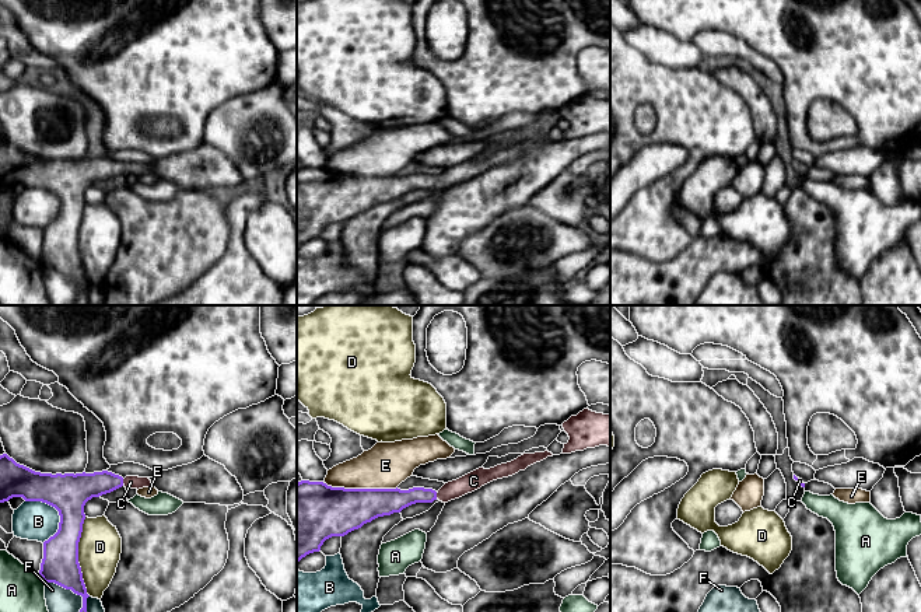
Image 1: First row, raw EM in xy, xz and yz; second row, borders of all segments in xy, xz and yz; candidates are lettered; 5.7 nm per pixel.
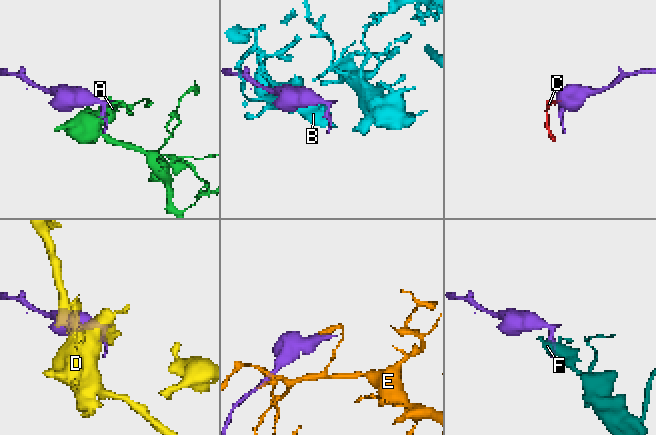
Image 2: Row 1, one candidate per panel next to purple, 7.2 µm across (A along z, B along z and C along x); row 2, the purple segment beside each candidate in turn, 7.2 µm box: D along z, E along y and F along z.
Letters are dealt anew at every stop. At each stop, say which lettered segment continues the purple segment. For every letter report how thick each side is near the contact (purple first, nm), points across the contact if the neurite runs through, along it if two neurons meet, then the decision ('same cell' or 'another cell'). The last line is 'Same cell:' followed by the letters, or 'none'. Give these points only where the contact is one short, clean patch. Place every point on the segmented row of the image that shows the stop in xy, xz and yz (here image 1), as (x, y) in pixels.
A: 220 nm thick on the purple side, 260 nm on the other; another cell
B: 220 nm thick on the purple side, 220 nm on the other; another cell
C: 170 nm thick on the purple side, 80 nm on the other; runs through xy (80, 488), (102, 482), (122, 482), (130, 482); same cell
D: 220 nm thick on the purple side, 240 nm on the other; another cell
E: 300 nm thick on the purple side, 260 nm on the other; another cell
F: 220 nm thick on the purple side, 140 nm on the other; another cell
Same cell: C

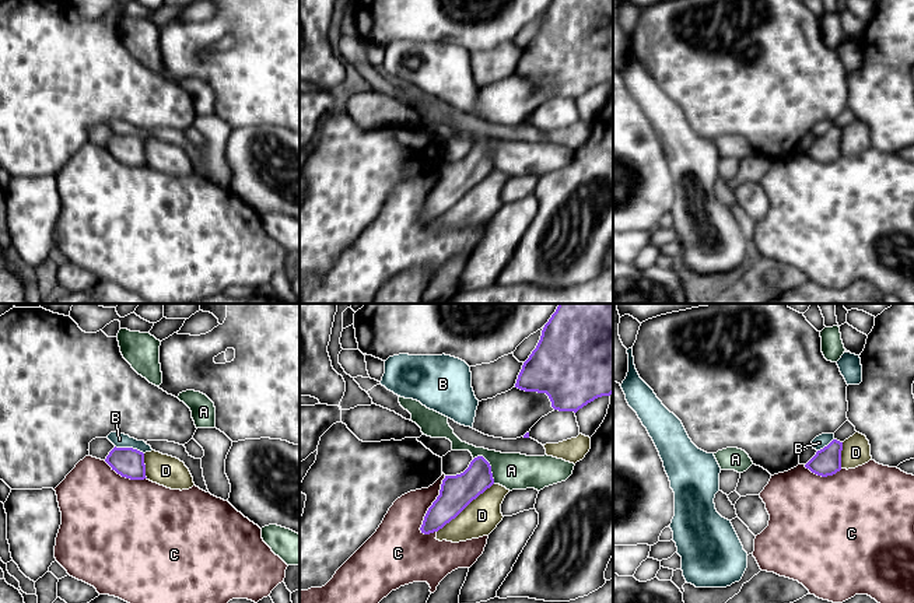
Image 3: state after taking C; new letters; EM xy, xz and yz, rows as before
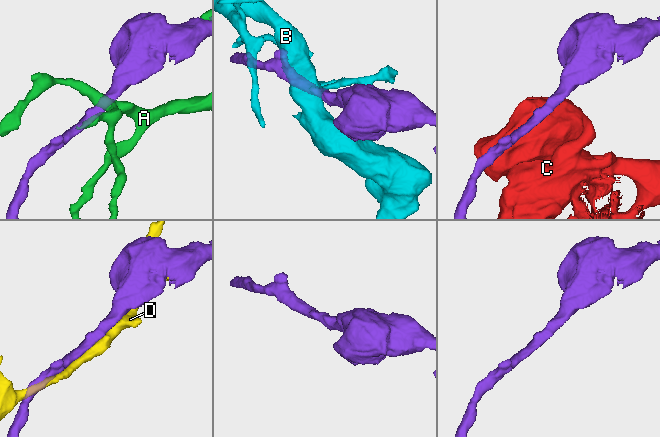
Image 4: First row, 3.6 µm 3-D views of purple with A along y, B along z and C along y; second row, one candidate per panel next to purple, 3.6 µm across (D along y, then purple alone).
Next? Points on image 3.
A: 190 nm thick on the purple side, 200 nm on the other; another cell
B: 170 nm thick on the purple side, 80 nm on the other; another cell
C: 190 nm thick on the purple side, 240 nm on the other; same cell
D: 190 nm thick on the purple side, 200 nm on the other; another cell
Same cell: C

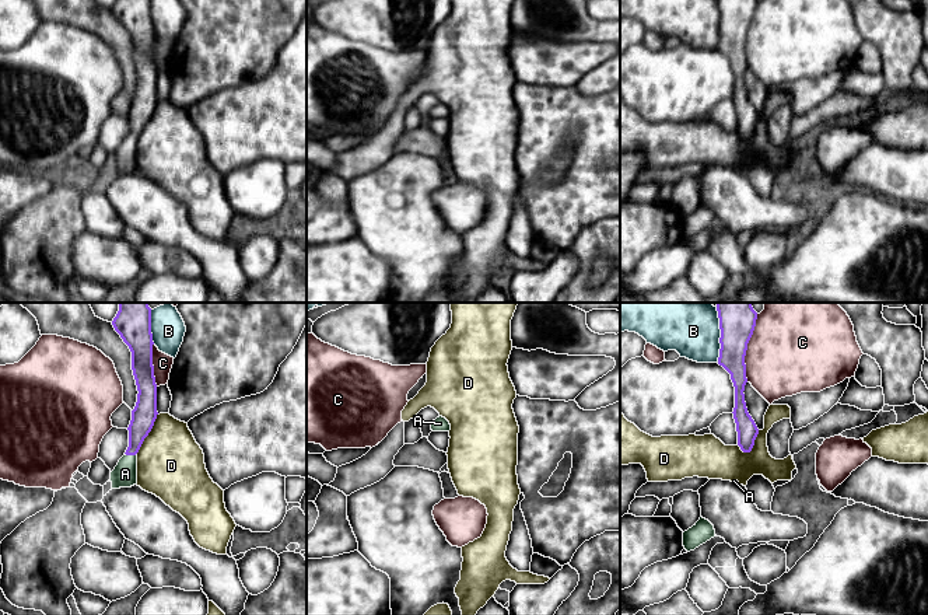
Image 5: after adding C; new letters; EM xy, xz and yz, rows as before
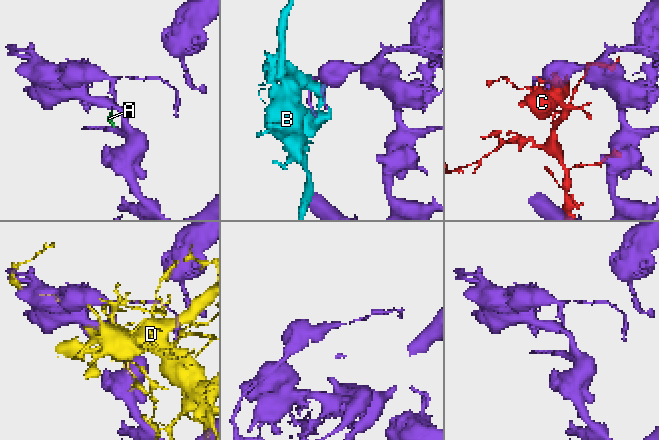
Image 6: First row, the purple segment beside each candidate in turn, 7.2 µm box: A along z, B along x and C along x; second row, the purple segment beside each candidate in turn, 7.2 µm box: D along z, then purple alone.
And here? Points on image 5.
A: 140 nm thick on the purple side, 140 nm on the other; runs through xy (144, 413), (130, 454), (125, 474); same cell
B: 200 nm thick on the purple side, 380 nm on the other; another cell
C: 200 nm thick on the purple side, 480 nm on the other; another cell
D: 140 nm thick on the purple side, 380 nm on the other; another cell
Same cell: A

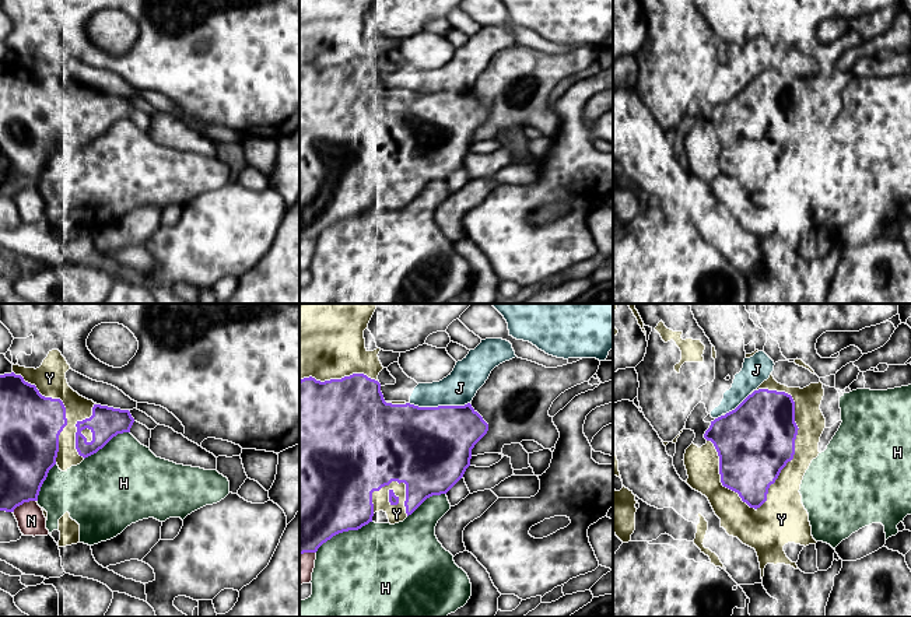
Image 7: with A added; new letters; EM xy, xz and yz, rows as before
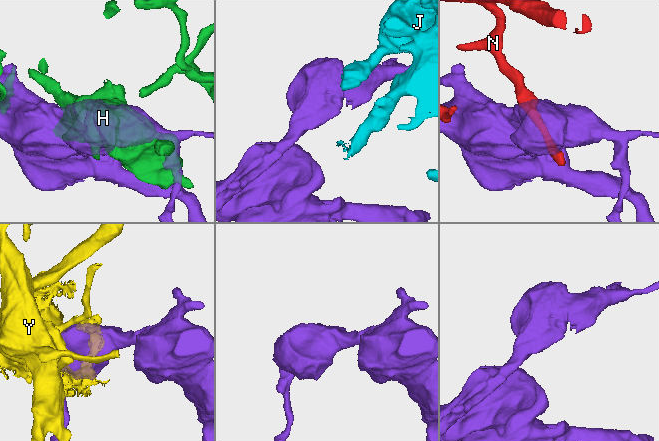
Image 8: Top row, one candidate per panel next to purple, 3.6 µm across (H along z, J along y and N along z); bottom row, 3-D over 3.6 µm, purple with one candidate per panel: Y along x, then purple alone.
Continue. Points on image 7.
H: 500 nm thick on the purple side, 480 nm on the other; another cell
J: 480 nm thick on the purple side, 200 nm on the other; another cell
N: 300 nm thick on the purple side, 160 nm on the other; another cell
Y: 440 nm thick on the purple side, 170 nm on the other; another cell
Same cell: none

